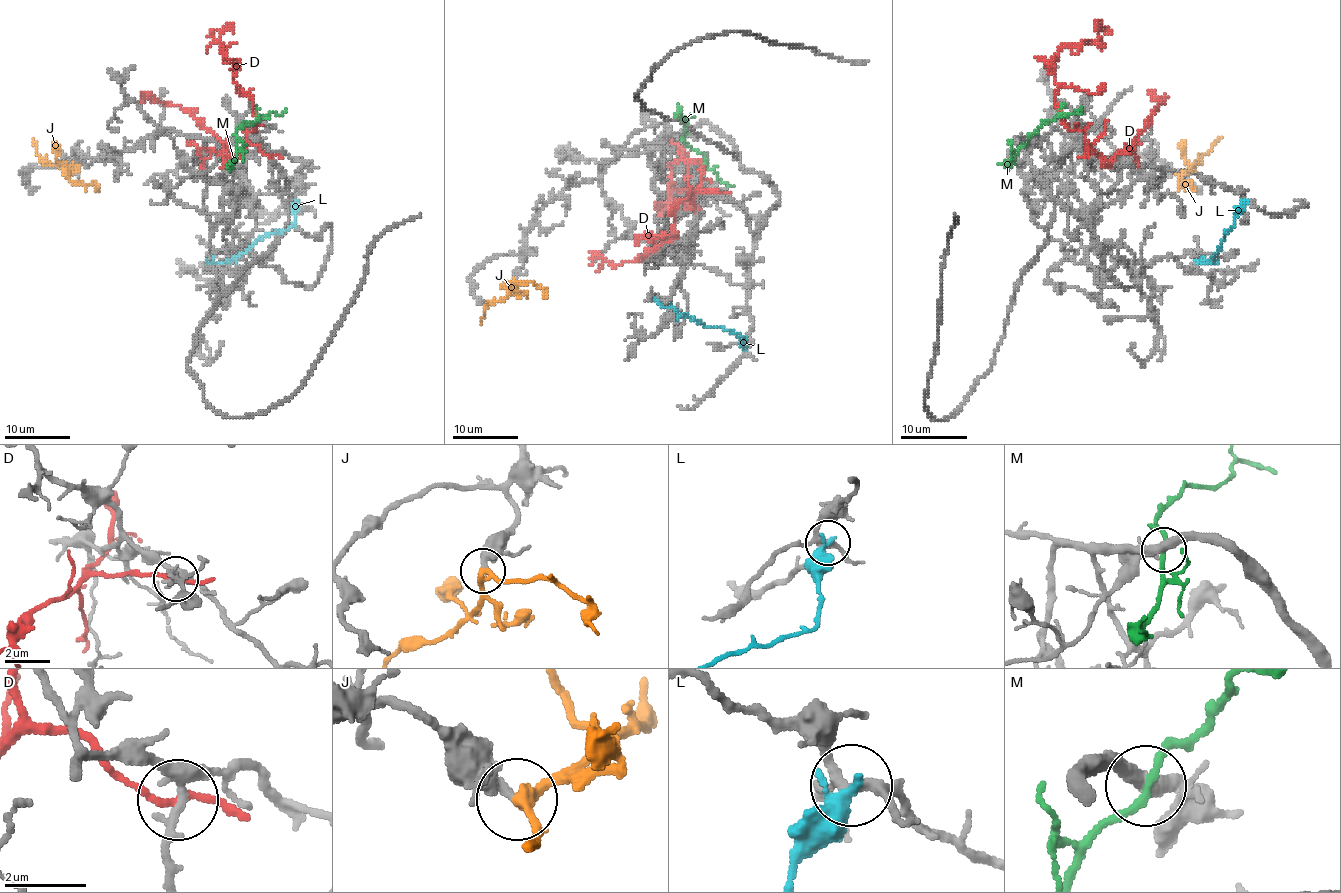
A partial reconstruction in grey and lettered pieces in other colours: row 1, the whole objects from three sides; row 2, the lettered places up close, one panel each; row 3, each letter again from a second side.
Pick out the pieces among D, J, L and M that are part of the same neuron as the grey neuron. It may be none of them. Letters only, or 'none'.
J

